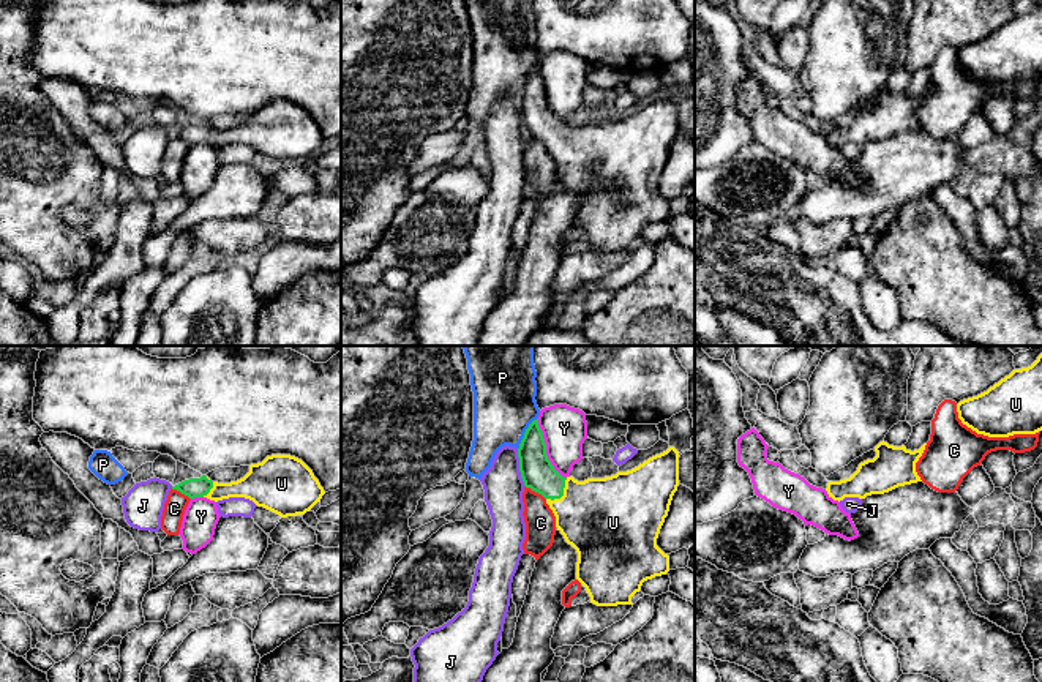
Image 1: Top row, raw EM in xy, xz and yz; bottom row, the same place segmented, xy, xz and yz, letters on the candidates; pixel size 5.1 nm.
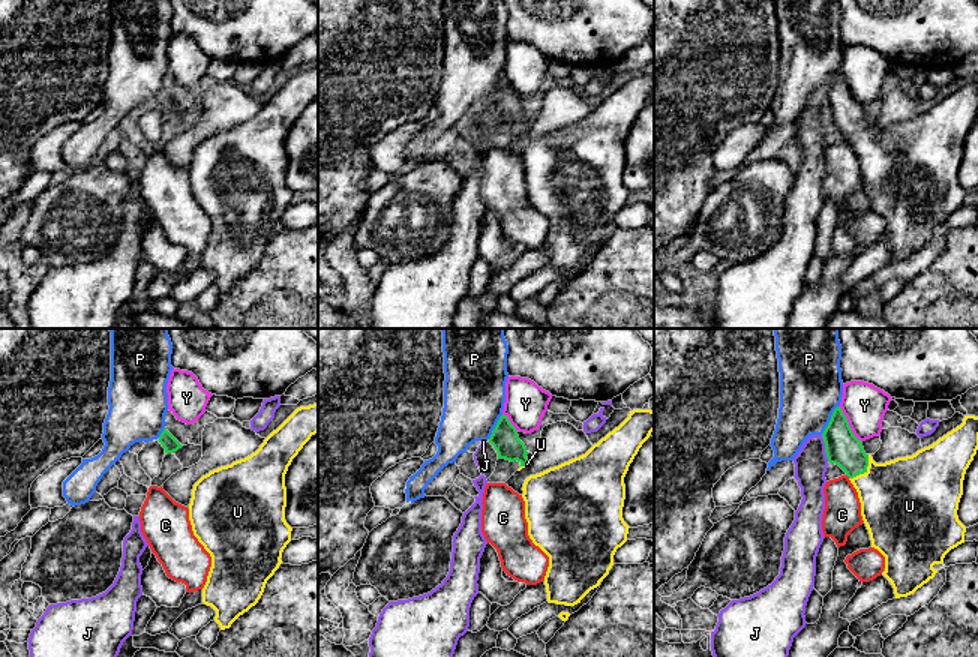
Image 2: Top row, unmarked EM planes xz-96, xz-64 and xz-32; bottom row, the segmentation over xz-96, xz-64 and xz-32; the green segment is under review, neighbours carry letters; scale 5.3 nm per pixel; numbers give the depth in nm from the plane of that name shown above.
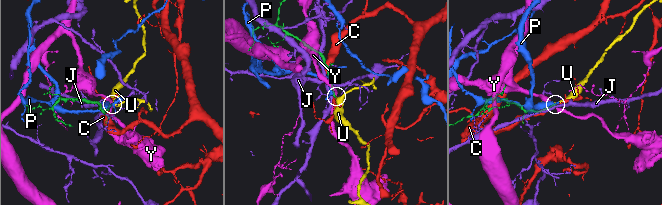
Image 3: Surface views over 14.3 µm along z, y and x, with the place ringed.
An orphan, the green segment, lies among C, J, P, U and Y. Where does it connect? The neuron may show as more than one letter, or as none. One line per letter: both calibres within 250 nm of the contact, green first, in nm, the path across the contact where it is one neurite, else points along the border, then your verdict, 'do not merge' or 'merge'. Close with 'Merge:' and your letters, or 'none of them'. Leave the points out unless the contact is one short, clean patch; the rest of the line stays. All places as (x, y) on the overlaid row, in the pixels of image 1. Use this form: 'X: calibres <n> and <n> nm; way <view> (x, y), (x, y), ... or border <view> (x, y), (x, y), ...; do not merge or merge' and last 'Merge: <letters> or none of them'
C: calibres 170 and 160 nm; do not merge
J: calibres 170 and 200 nm; do not merge
P: calibres 170 and 320 nm; do not merge
U: calibres 170 and 420 nm; way xz (537, 472), (562, 494), (603, 520); merge
Y: calibres 170 and 220 nm; border xz (537, 419), (547, 458), (565, 479); do not merge
Merge: U

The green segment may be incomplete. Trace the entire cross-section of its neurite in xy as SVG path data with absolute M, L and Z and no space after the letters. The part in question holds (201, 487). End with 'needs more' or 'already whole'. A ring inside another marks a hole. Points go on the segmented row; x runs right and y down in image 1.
M272 455L262 463L251 464L249 472L237 482L218 483L202 475L185 480L172 489L189 499L207 497L215 502L245 497L281 518L305 515L325 494L313 470L290 455Z; needs more

